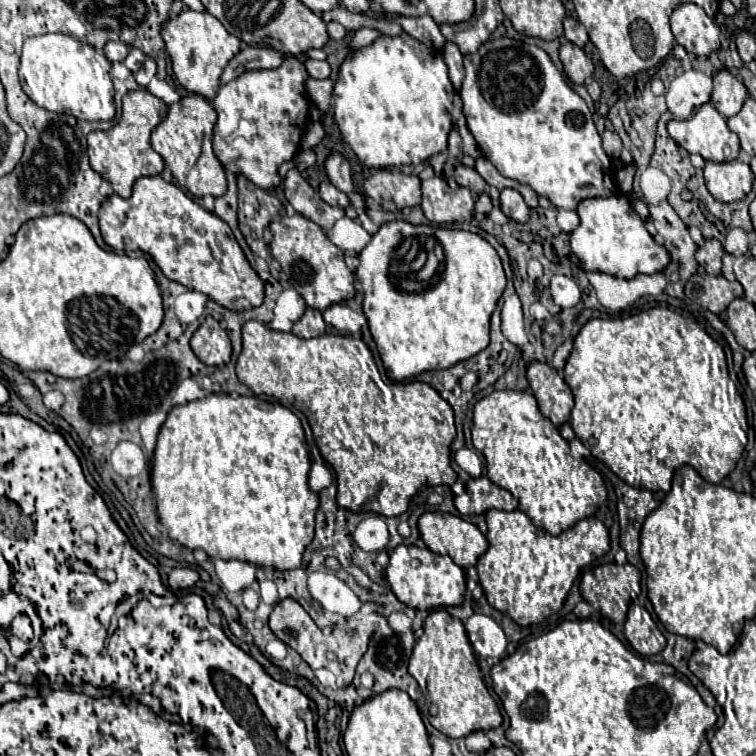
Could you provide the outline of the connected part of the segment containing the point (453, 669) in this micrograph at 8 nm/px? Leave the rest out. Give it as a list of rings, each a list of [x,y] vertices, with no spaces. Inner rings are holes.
[[[432,611],[424,619],[424,635],[414,645],[408,671],[418,681],[420,691],[426,697],[428,721],[446,737],[460,739],[472,731],[490,731],[500,727],[502,715],[482,681],[474,649],[460,619],[446,611]]]

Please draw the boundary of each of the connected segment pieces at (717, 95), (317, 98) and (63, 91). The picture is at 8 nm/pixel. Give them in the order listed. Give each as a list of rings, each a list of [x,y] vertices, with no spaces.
[[[722,69],[714,75],[714,91],[710,103],[724,115],[732,117],[742,109],[742,103],[748,99],[748,91],[740,79],[736,79],[728,69]]]
[[[308,79],[304,85],[306,85],[310,99],[316,103],[316,107],[322,113],[326,113],[330,109],[330,95],[334,89],[334,81],[330,81],[330,79]]]
[[[48,33],[28,37],[22,47],[20,83],[38,107],[54,113],[66,113],[84,121],[108,121],[116,111],[110,61],[88,43],[70,35]]]

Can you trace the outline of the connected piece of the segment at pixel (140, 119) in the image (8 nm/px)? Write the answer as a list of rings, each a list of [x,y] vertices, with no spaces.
[[[148,89],[128,91],[122,97],[120,121],[108,131],[92,131],[88,135],[88,155],[92,169],[100,173],[104,179],[108,179],[112,189],[120,197],[132,195],[132,185],[138,177],[162,173],[164,161],[150,145],[150,131],[166,117],[166,113],[168,113],[168,105],[156,95],[152,95]]]

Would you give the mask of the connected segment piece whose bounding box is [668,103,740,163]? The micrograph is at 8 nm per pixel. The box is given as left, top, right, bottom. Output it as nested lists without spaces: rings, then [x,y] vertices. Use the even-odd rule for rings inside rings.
[[[710,103],[702,105],[690,119],[672,119],[668,133],[688,153],[698,153],[706,161],[726,161],[724,145],[730,145],[732,157],[740,151],[738,135],[728,129],[726,119]]]

